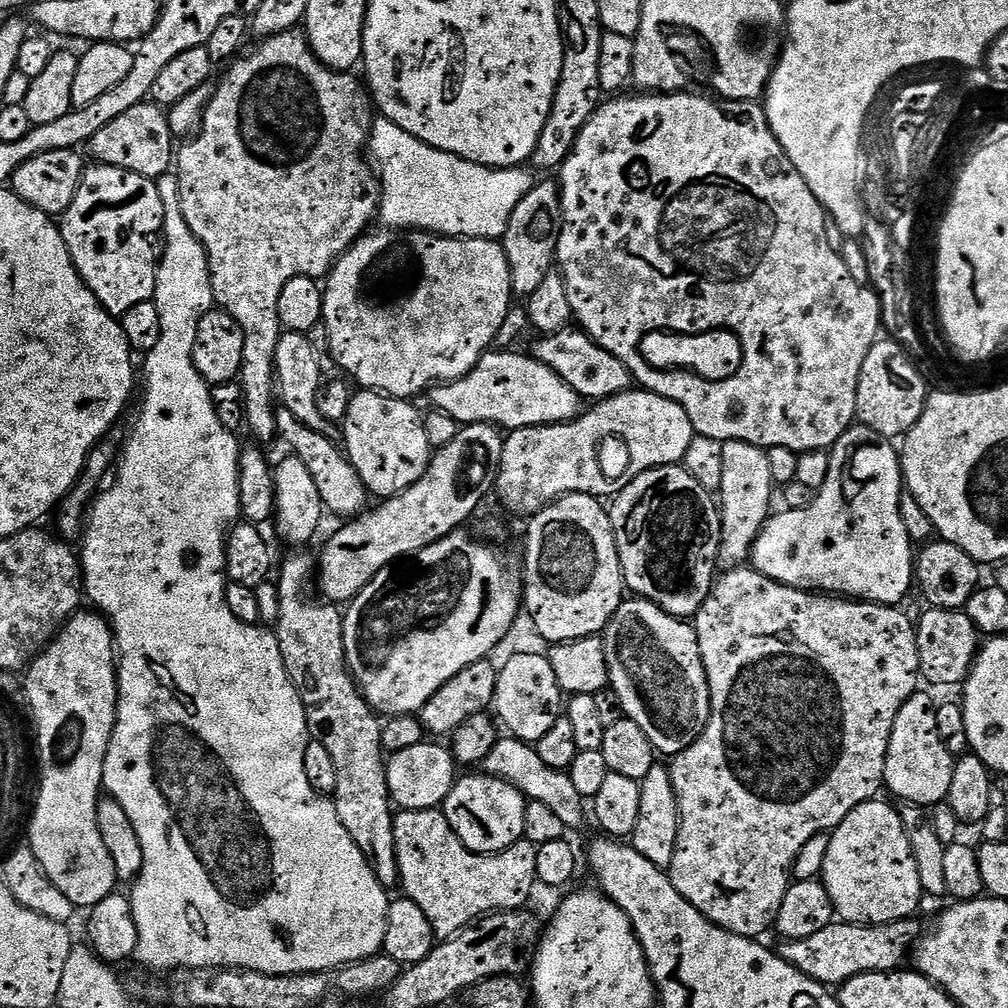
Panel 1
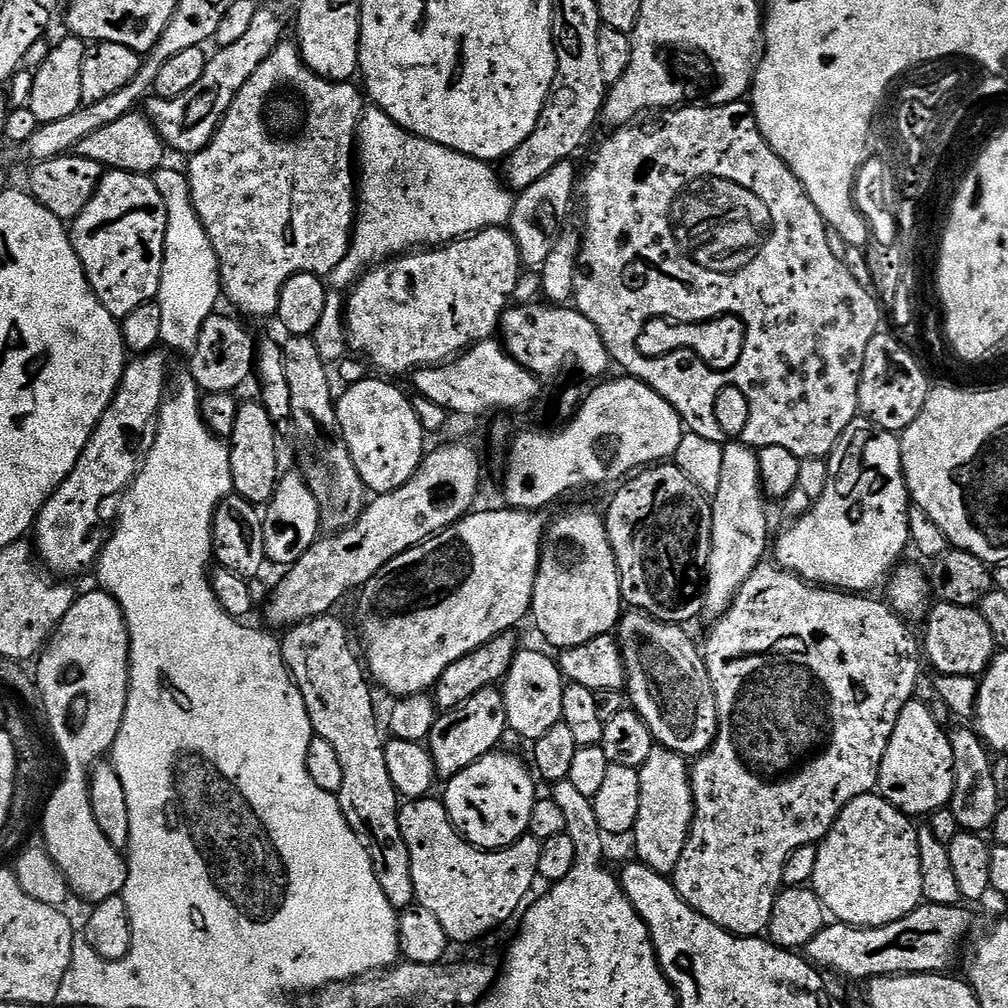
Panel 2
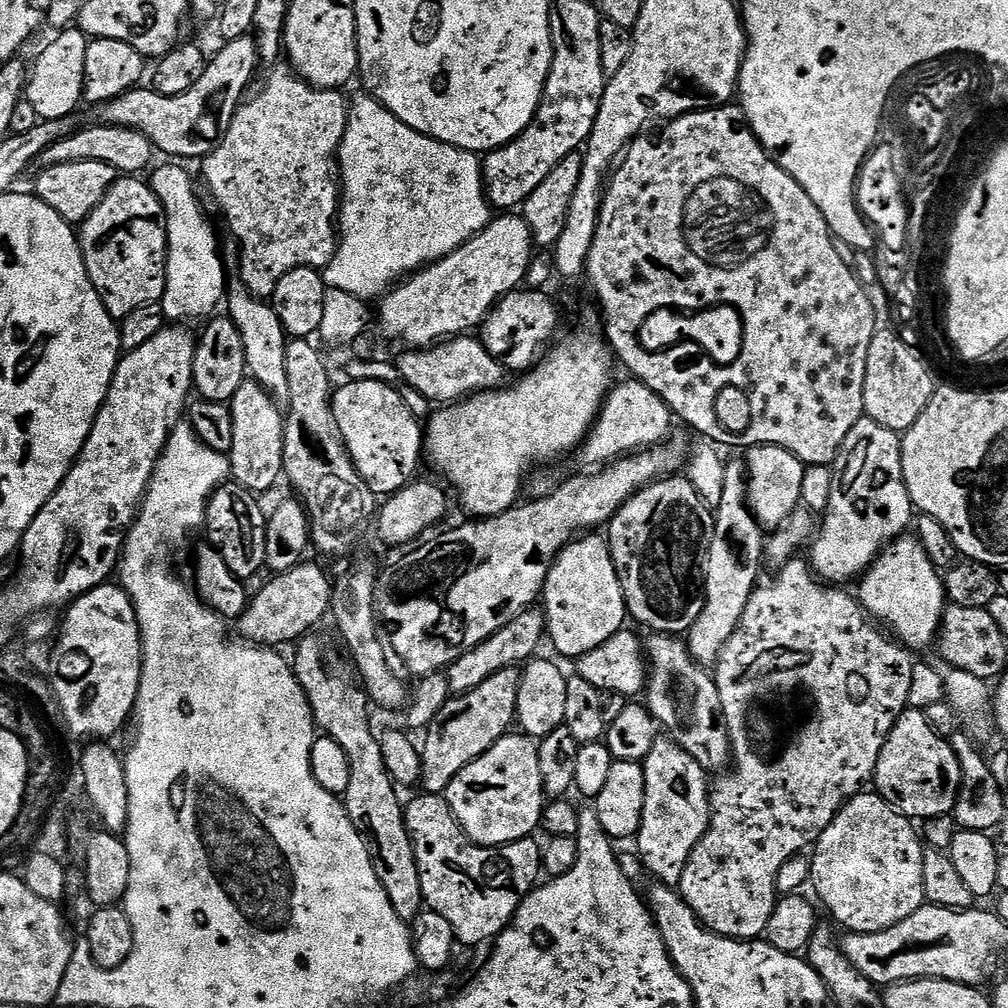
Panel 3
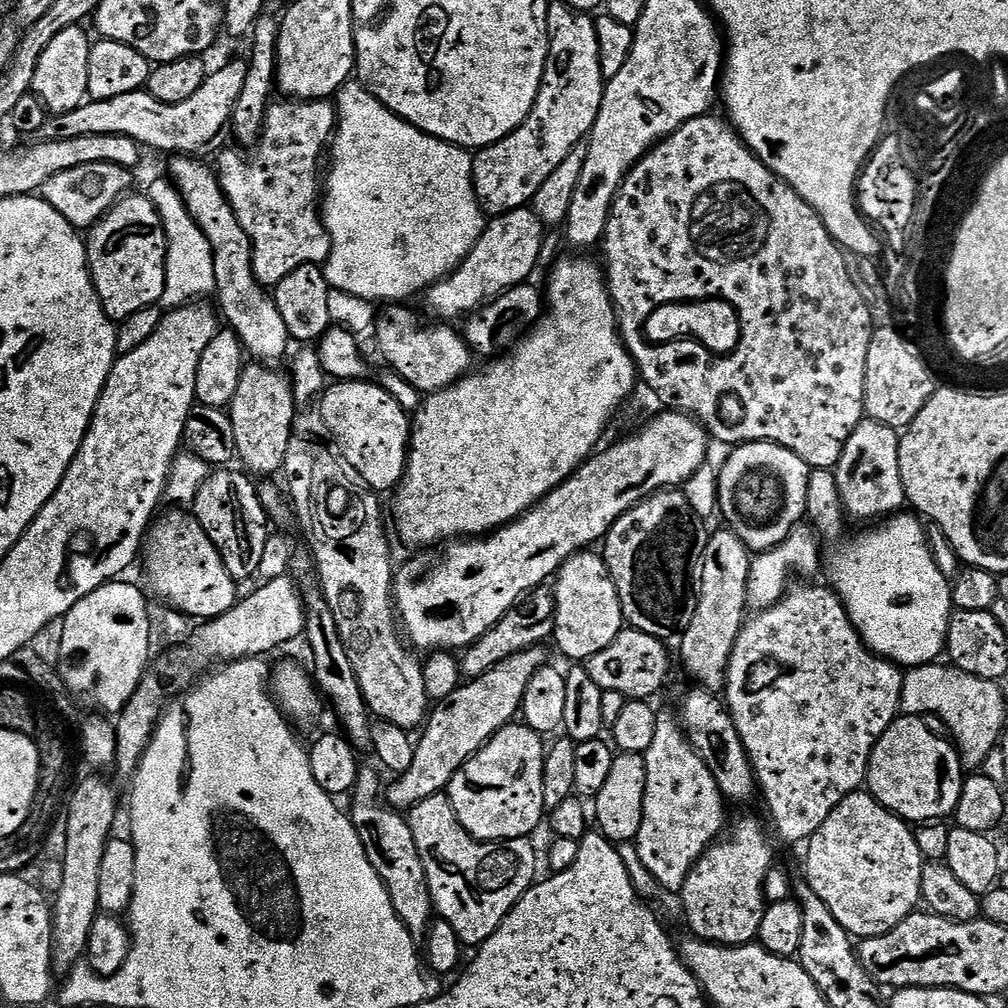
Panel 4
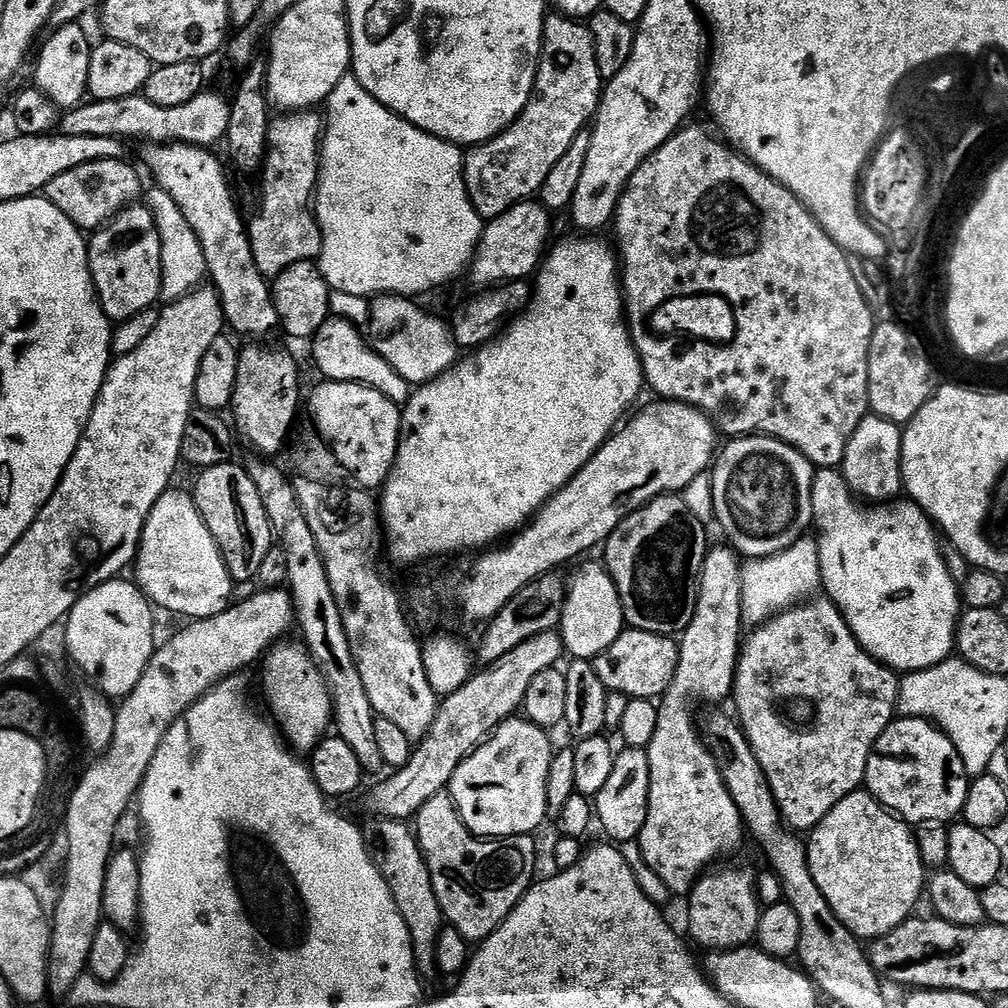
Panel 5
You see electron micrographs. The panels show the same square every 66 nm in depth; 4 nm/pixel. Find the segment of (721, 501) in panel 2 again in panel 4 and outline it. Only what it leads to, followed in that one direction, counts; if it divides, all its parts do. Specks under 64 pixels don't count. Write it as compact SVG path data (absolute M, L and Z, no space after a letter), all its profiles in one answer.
M722 528L708 539L703 560L702 586L694 619L680 636L680 656L690 677L697 685L719 693L727 685L729 660L733 646L743 628L747 611L751 553L736 533Z

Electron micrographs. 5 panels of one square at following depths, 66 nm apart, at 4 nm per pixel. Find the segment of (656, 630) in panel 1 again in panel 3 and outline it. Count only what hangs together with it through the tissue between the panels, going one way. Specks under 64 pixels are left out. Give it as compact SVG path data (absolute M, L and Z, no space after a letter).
M652 634L649 640L643 641L646 653L646 707L661 729L666 731L667 739L674 741L694 762L698 762L709 773L717 773L729 767L732 754L732 743L726 726L726 718L722 710L722 698L718 694L713 673L696 661L688 649L687 643L676 634Z

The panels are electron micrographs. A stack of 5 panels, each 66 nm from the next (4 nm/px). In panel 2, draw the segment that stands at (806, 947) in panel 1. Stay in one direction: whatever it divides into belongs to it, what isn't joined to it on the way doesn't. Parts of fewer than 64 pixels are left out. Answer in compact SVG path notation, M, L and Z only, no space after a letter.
M921 903L906 918L877 928L856 928L853 924L829 923L809 942L806 956L817 969L829 968L840 976L867 982L874 976L906 976L914 972L943 973L952 964L960 939L972 920L964 906Z

